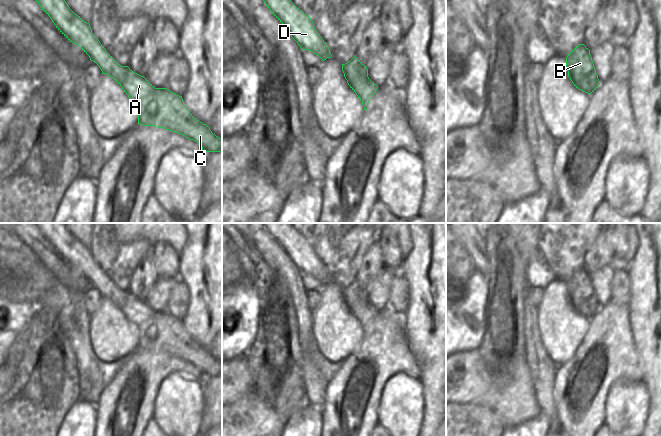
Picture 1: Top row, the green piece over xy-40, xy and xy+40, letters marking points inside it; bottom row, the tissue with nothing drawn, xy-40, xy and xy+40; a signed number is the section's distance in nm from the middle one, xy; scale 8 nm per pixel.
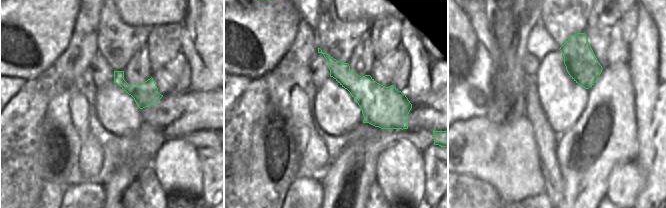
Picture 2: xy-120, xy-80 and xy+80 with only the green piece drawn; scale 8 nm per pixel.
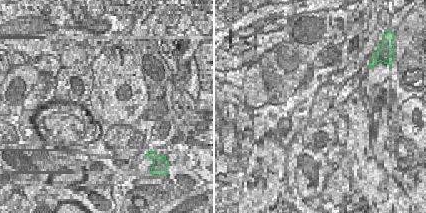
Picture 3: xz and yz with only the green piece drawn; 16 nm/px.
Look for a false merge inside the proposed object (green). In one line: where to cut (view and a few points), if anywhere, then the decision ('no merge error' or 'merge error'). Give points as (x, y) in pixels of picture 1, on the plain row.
xy (369, 303), (364, 305), (347, 304) | merge error

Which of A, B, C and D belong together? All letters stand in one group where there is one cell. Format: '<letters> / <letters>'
A C D / B

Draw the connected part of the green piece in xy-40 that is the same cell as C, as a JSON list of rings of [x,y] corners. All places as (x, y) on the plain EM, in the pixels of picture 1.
[[[35,223],[42,234],[50,241],[56,252],[73,268],[79,270],[101,293],[102,298],[113,302],[124,314],[124,316],[138,329],[138,348],[143,350],[155,350],[163,352],[197,366],[202,371],[202,377],[222,376],[222,363],[212,357],[210,352],[197,344],[184,329],[182,320],[179,320],[167,312],[155,312],[144,300],[133,296],[128,290],[121,290],[104,272],[98,262],[92,257],[90,248],[75,238],[64,223]]]

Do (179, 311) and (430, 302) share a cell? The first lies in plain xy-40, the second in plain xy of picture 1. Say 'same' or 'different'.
different

